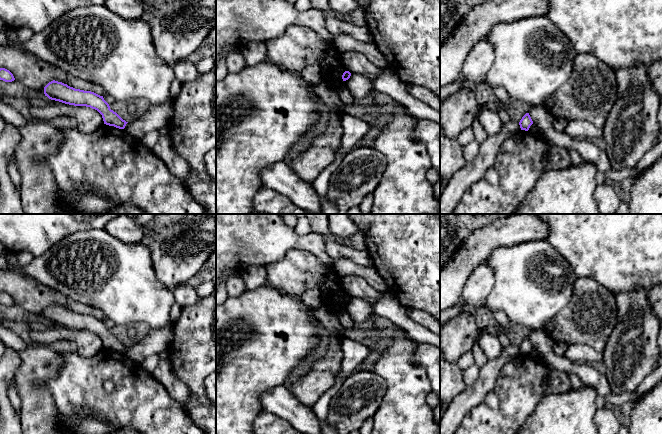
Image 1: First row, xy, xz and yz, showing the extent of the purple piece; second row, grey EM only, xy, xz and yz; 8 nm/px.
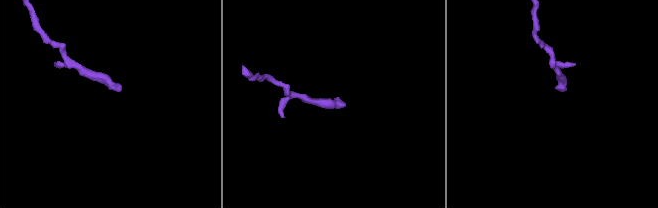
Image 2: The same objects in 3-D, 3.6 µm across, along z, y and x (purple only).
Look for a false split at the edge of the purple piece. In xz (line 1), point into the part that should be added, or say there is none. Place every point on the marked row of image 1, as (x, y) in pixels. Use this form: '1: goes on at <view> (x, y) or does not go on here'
1: does not go on here

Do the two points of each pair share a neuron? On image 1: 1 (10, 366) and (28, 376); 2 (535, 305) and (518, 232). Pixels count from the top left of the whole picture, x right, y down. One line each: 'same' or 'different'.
1: different
2: different

